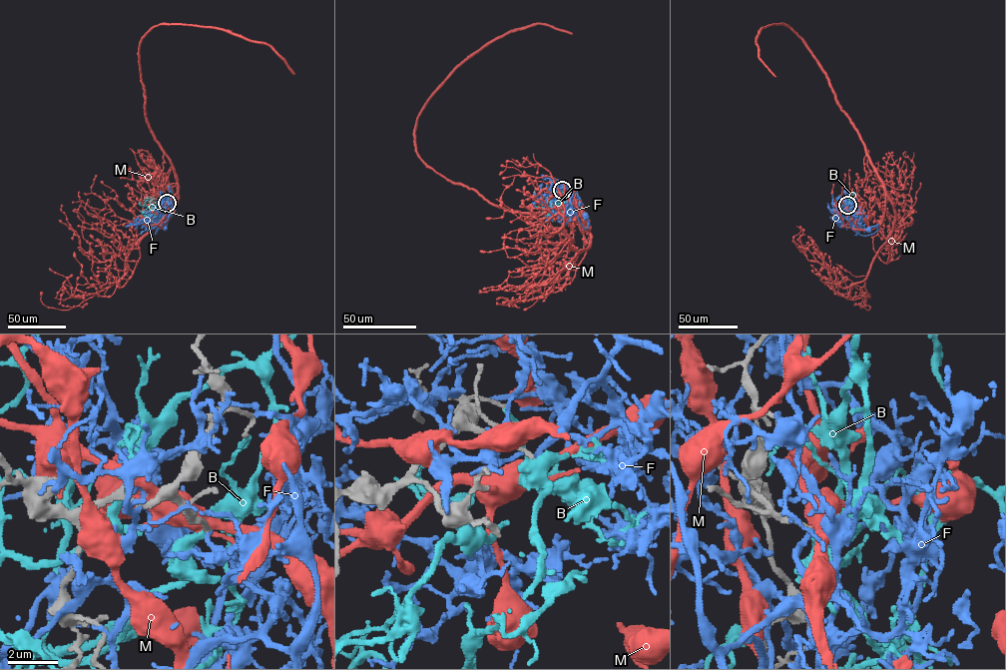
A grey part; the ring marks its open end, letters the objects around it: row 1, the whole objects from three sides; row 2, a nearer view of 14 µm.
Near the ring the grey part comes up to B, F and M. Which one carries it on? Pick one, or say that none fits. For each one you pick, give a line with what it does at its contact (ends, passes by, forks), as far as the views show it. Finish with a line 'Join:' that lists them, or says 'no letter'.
B: it passes by
Join: B

